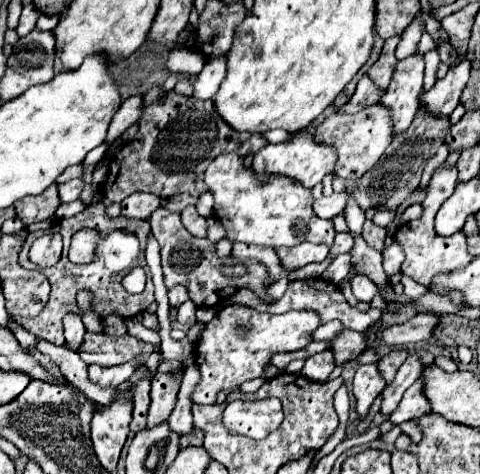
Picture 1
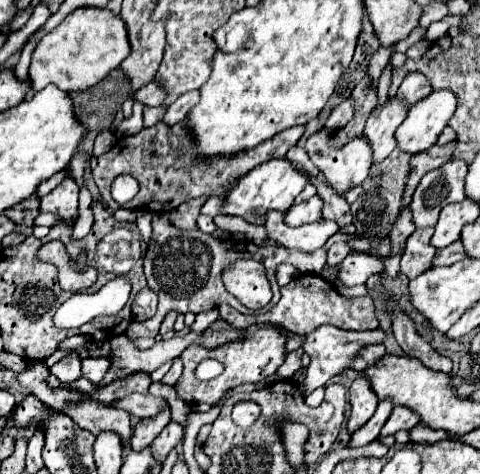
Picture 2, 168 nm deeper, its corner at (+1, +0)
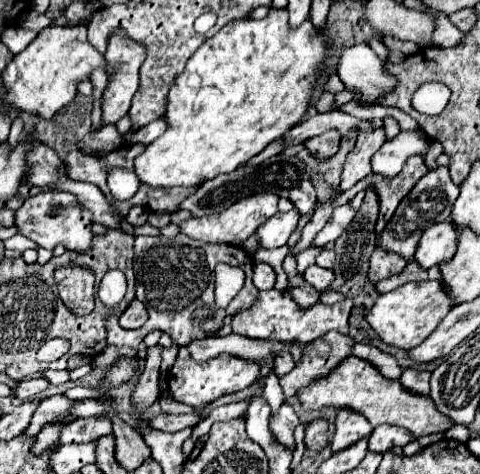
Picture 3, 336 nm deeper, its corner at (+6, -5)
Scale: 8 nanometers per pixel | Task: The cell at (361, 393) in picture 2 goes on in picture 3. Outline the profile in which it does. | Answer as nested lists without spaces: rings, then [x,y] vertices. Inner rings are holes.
[[[338,411],[334,427],[336,427],[336,431],[334,431],[334,437],[330,443],[332,453],[348,449],[350,445],[358,443],[360,439],[364,439],[372,433],[370,423],[366,423],[366,419],[362,419],[362,415],[354,415],[354,411]]]

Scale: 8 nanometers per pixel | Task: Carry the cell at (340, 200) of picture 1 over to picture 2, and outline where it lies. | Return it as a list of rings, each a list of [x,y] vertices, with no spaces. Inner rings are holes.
[[[313,196],[301,204],[293,204],[287,212],[287,224],[301,226],[301,224],[317,222],[321,218],[321,208],[323,208],[323,200],[319,196]]]

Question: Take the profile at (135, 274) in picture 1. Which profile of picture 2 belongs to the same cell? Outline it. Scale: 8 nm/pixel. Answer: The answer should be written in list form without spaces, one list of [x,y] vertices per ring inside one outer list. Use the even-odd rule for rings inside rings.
[[[143,288],[135,296],[131,310],[133,310],[135,320],[147,320],[147,318],[151,318],[157,311],[157,294],[153,290],[149,290],[149,288]]]

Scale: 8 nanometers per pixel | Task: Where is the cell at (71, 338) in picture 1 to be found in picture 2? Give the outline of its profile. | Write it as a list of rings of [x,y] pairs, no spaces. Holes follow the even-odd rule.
[[[71,352],[67,354],[65,358],[61,358],[53,368],[51,368],[51,374],[57,376],[61,382],[69,384],[69,382],[75,382],[79,376],[81,376],[81,360],[77,352]]]

